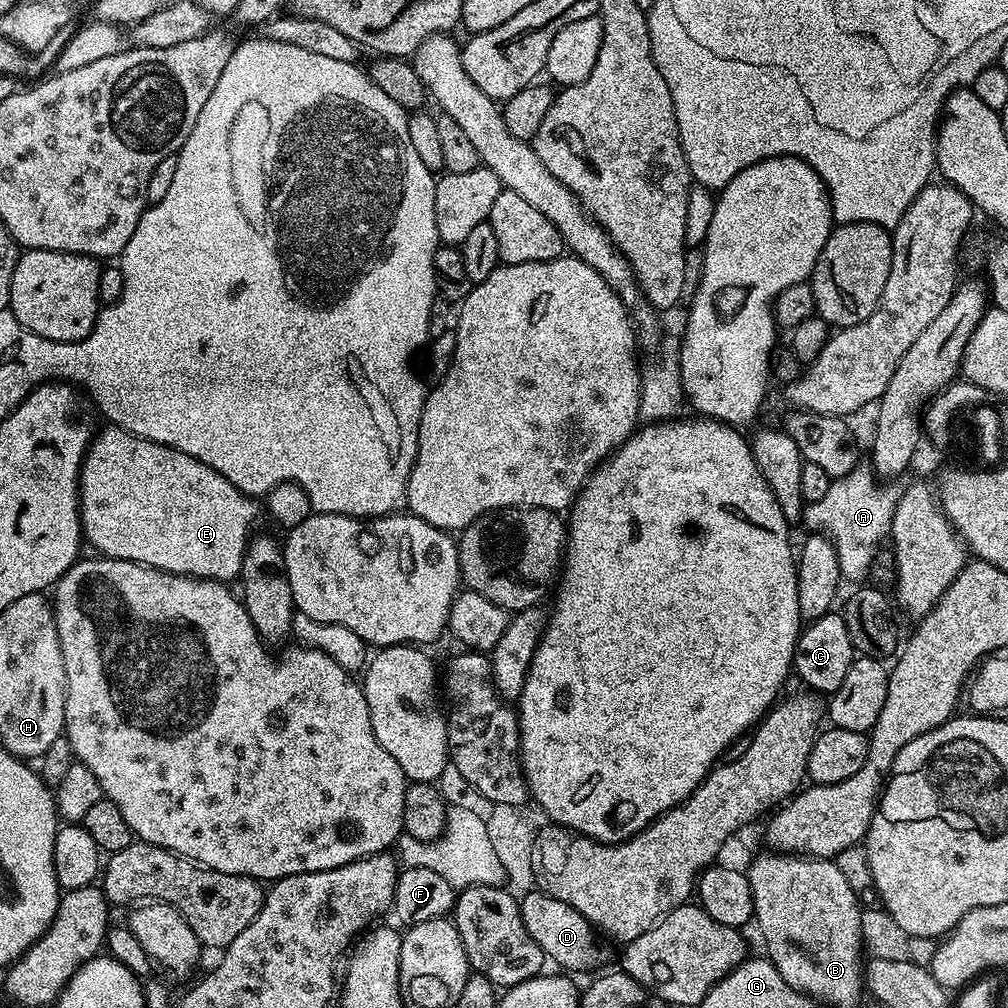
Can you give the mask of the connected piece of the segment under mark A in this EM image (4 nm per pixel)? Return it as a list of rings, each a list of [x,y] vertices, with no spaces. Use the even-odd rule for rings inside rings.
[[[857,466],[850,470],[850,474],[835,477],[825,496],[804,509],[803,523],[812,527],[809,529],[819,530],[832,541],[838,554],[840,575],[845,581],[863,581],[867,577],[877,552],[882,548],[880,540],[887,541],[892,531],[900,492],[883,488],[879,483],[883,484],[871,467]]]

